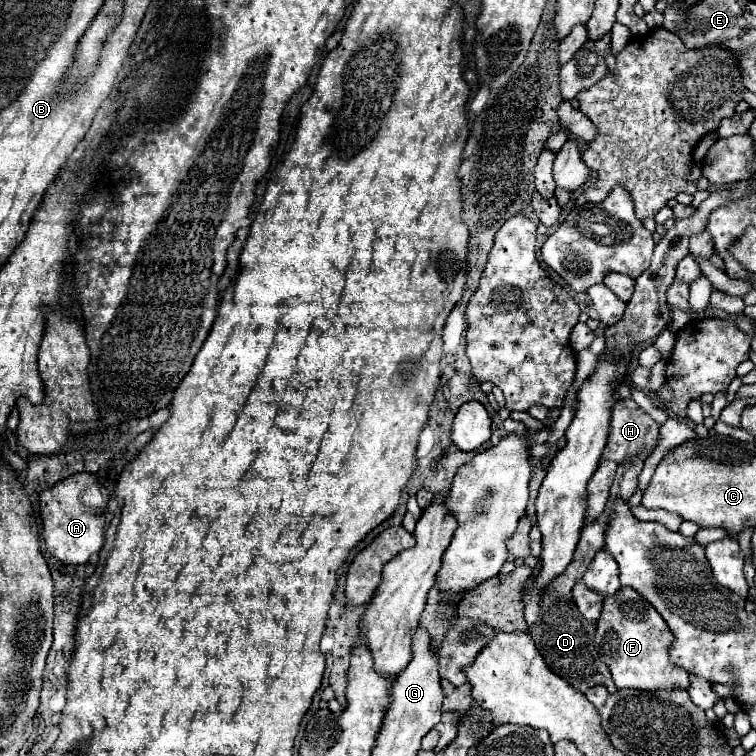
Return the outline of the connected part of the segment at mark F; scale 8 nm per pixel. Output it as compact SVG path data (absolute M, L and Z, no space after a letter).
M622 586L614 598L606 598L602 616L596 624L596 646L602 662L612 672L616 688L634 688L644 692L688 690L688 672L670 662L670 642L674 636L662 616L632 588Z

